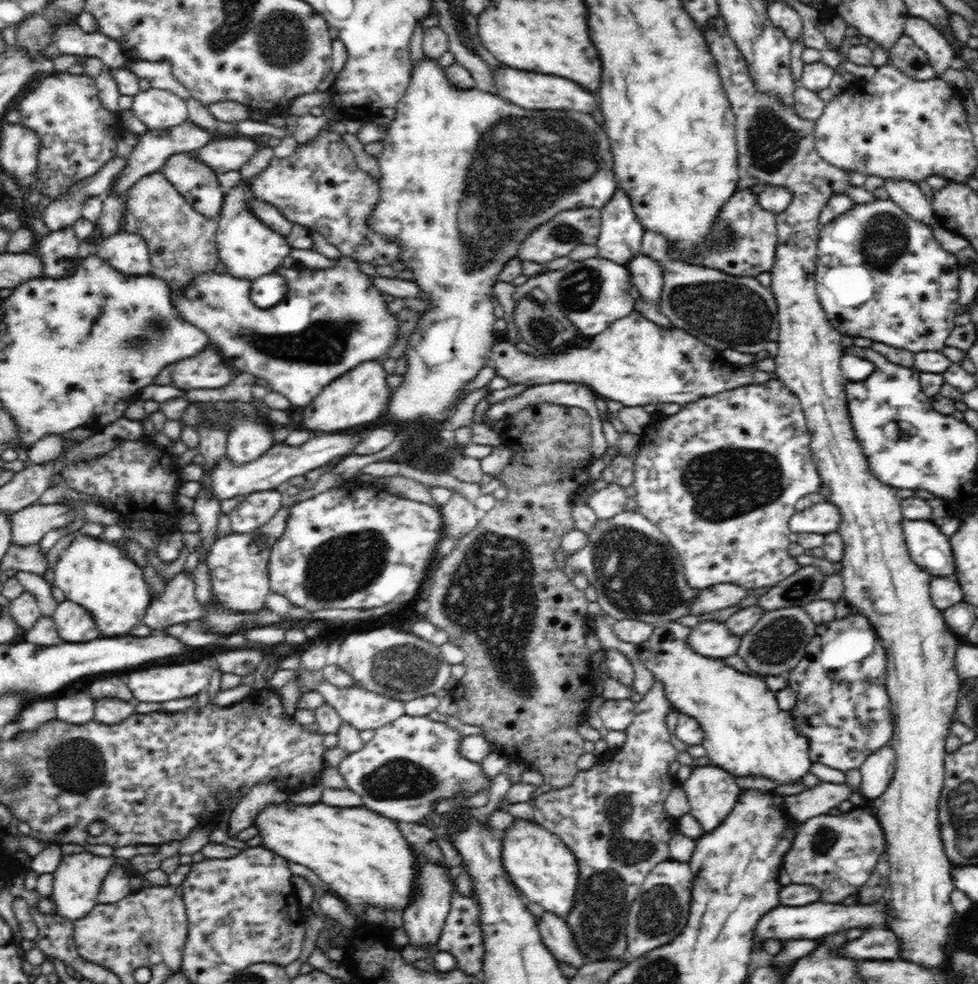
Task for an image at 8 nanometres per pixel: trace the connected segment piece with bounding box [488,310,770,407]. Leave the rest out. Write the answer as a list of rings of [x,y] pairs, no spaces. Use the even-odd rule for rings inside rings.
[[[636,310],[591,337],[588,346],[578,343],[563,352],[541,353],[545,353],[545,357],[526,355],[501,339],[490,350],[488,365],[495,366],[496,375],[508,379],[509,384],[584,383],[594,389],[596,396],[616,400],[625,407],[663,403],[687,405],[702,397],[740,386],[764,384],[770,379],[768,372],[756,369],[752,363],[734,367],[721,358],[718,350],[685,330],[656,325]]]

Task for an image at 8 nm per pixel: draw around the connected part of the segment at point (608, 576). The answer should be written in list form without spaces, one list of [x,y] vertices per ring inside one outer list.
[[[624,510],[612,519],[598,519],[587,535],[588,546],[566,559],[567,570],[571,575],[577,572],[586,574],[589,584],[594,586],[598,594],[596,602],[602,607],[604,614],[612,616],[614,620],[637,619],[654,626],[678,621],[682,616],[691,614],[689,606],[699,590],[688,586],[685,579],[686,570],[682,567],[676,550],[672,549],[662,531],[656,529],[656,525],[644,515],[636,510]]]

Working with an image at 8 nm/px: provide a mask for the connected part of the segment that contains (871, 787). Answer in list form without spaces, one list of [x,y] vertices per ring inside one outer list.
[[[890,743],[876,750],[874,754],[868,755],[859,769],[862,773],[862,781],[858,788],[858,792],[867,802],[876,800],[880,798],[880,794],[884,794],[895,774],[895,766],[896,755]]]

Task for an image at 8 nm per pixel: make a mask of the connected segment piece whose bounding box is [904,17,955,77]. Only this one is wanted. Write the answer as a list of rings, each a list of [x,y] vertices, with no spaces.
[[[909,17],[905,25],[904,35],[910,37],[916,46],[926,53],[936,77],[941,77],[946,70],[951,68],[955,52],[948,43],[946,35],[940,33],[930,21],[920,17]]]

